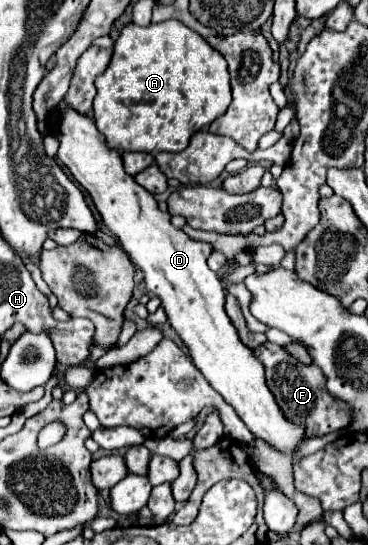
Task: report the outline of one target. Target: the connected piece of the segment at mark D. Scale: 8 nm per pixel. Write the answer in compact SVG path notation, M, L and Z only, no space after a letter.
M66 110L66 114L62 114L62 124L58 126L58 140L60 148L56 158L70 170L76 182L88 190L104 224L118 236L126 254L144 270L146 288L162 300L170 324L190 350L194 366L236 410L254 438L264 440L278 452L294 456L294 450L306 440L306 428L292 424L282 414L266 386L262 362L240 342L224 312L226 292L220 278L206 264L214 248L208 242L192 240L170 224L170 214L160 212L154 196L124 172L120 152L106 146L106 138L96 130L90 116Z

